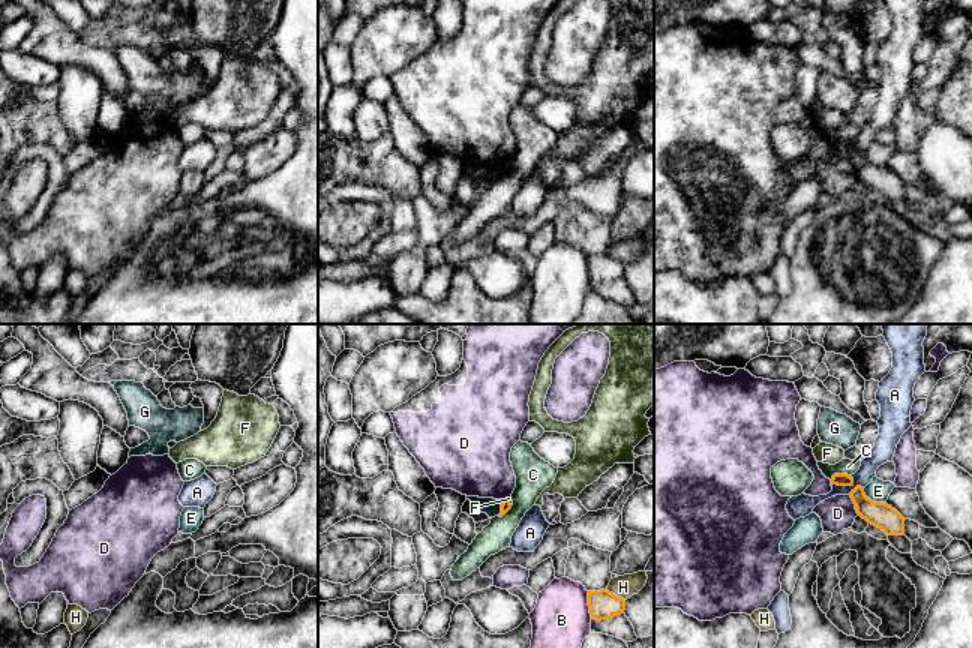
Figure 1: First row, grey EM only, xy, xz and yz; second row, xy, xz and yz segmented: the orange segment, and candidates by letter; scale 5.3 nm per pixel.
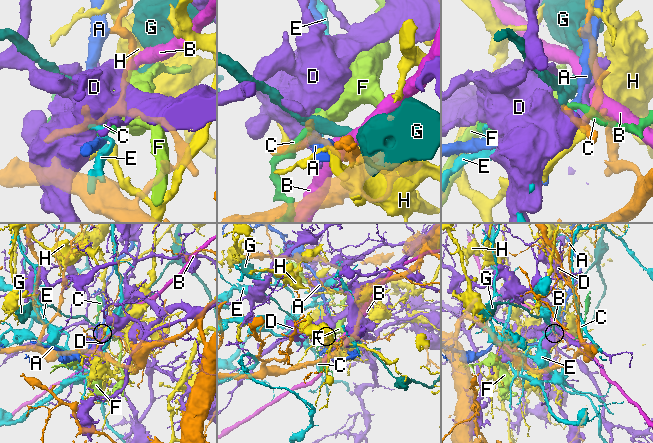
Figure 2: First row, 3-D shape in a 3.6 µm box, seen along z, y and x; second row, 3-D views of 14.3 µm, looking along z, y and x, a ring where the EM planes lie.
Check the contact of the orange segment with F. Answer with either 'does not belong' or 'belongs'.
does not belong

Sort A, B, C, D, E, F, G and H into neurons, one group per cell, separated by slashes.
A / B / C / D / E / F / G / H

